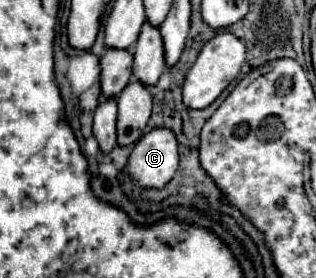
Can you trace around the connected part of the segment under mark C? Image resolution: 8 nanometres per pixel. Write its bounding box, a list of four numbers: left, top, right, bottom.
[125,129,179,189]

